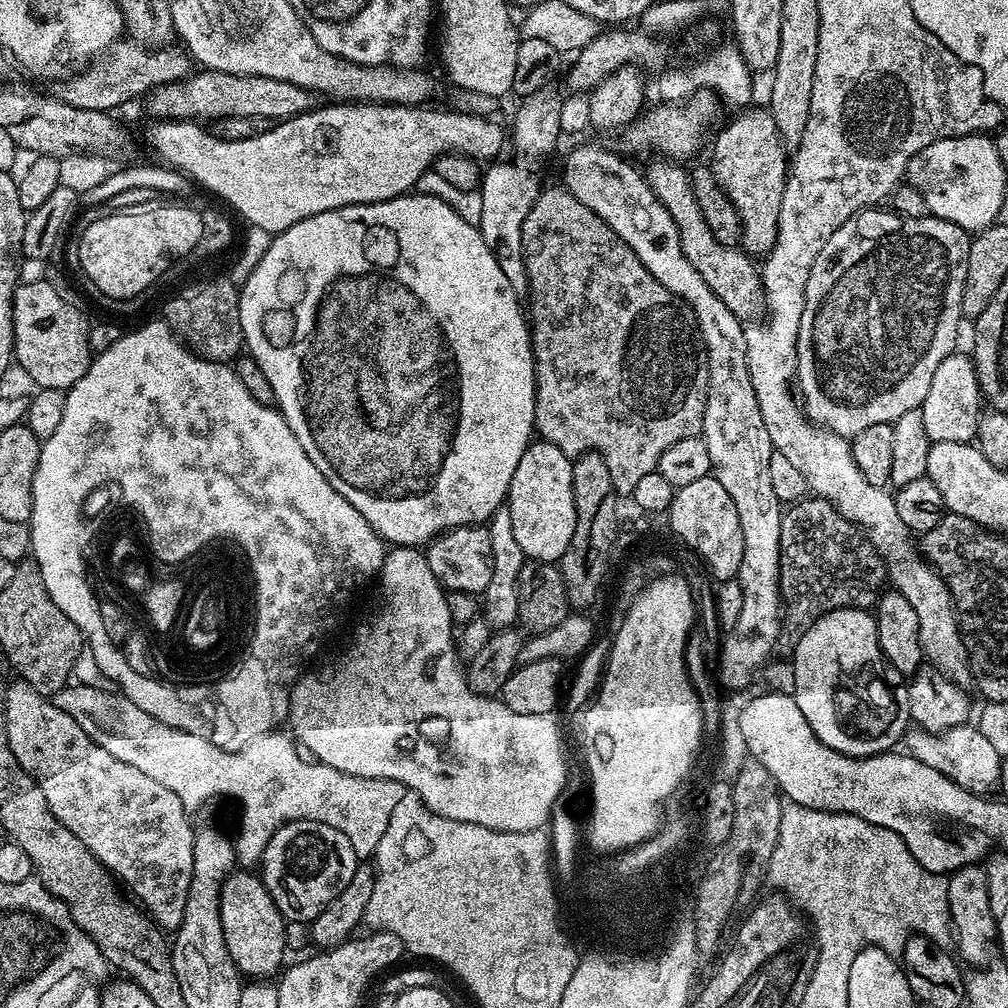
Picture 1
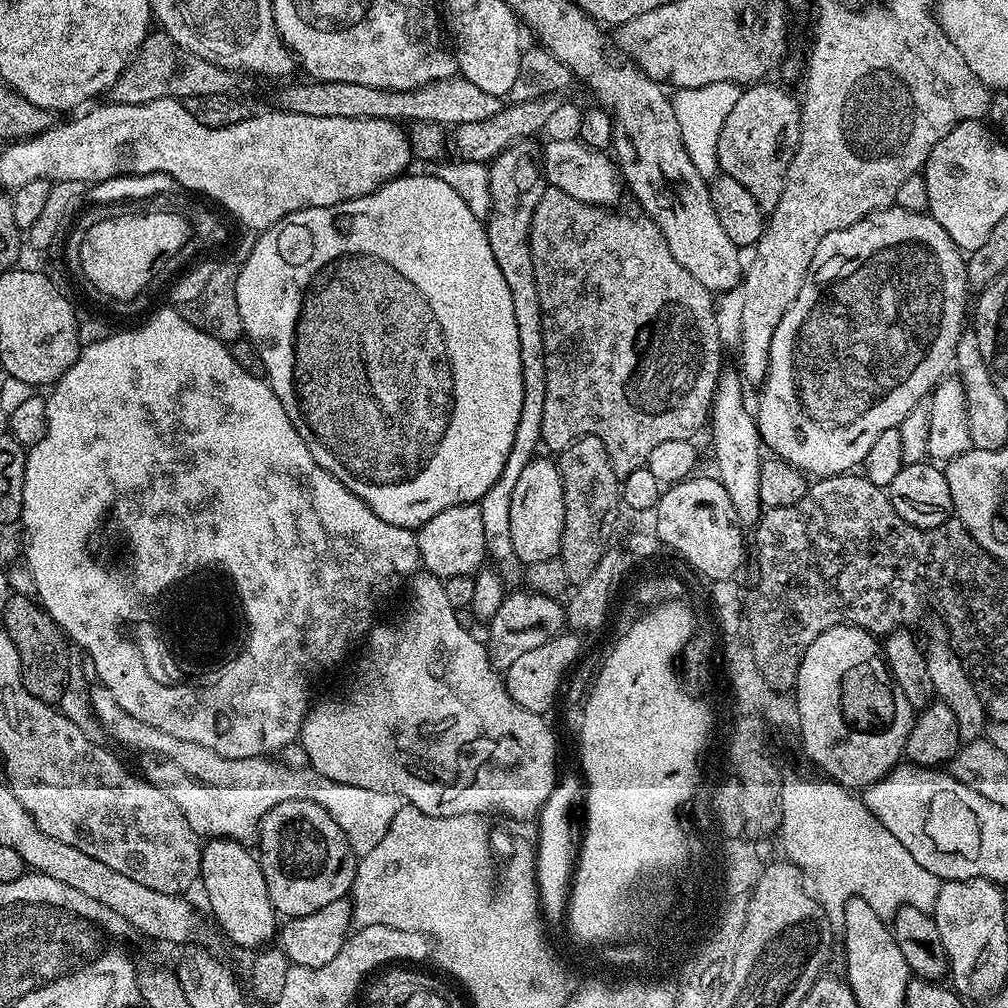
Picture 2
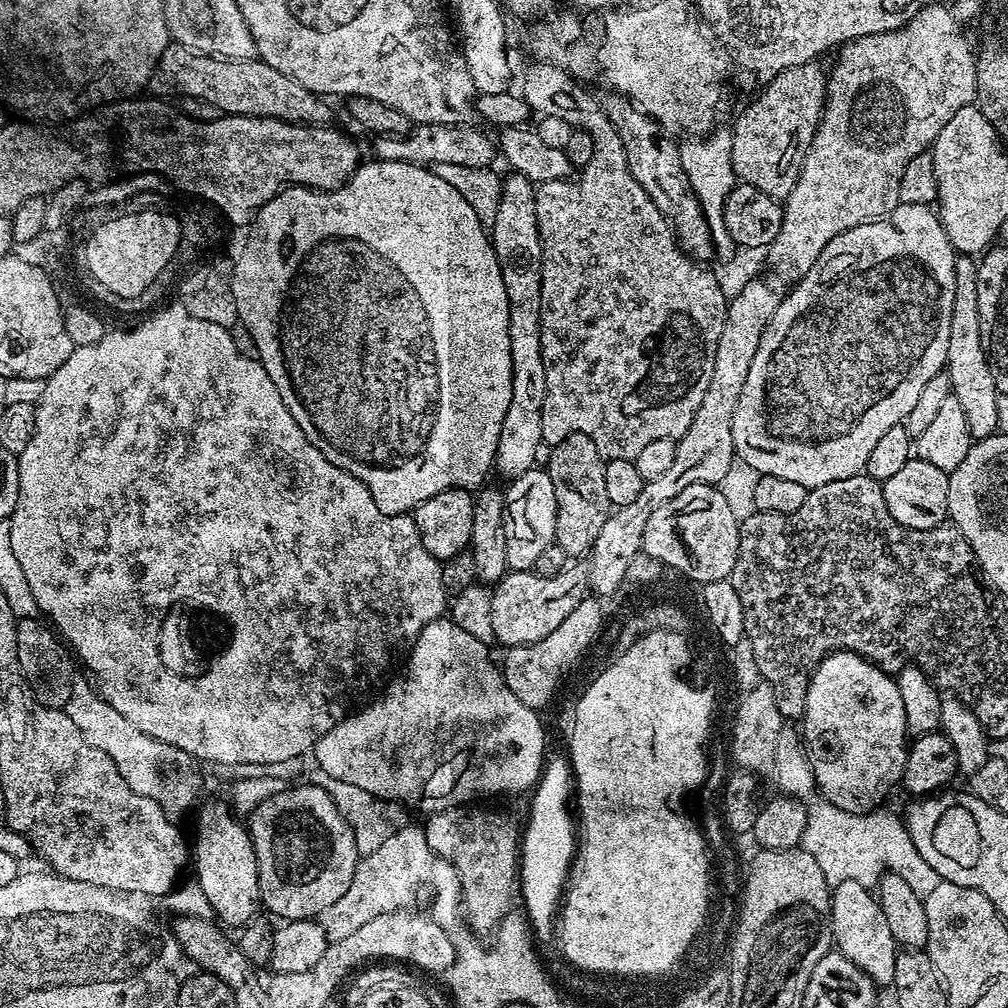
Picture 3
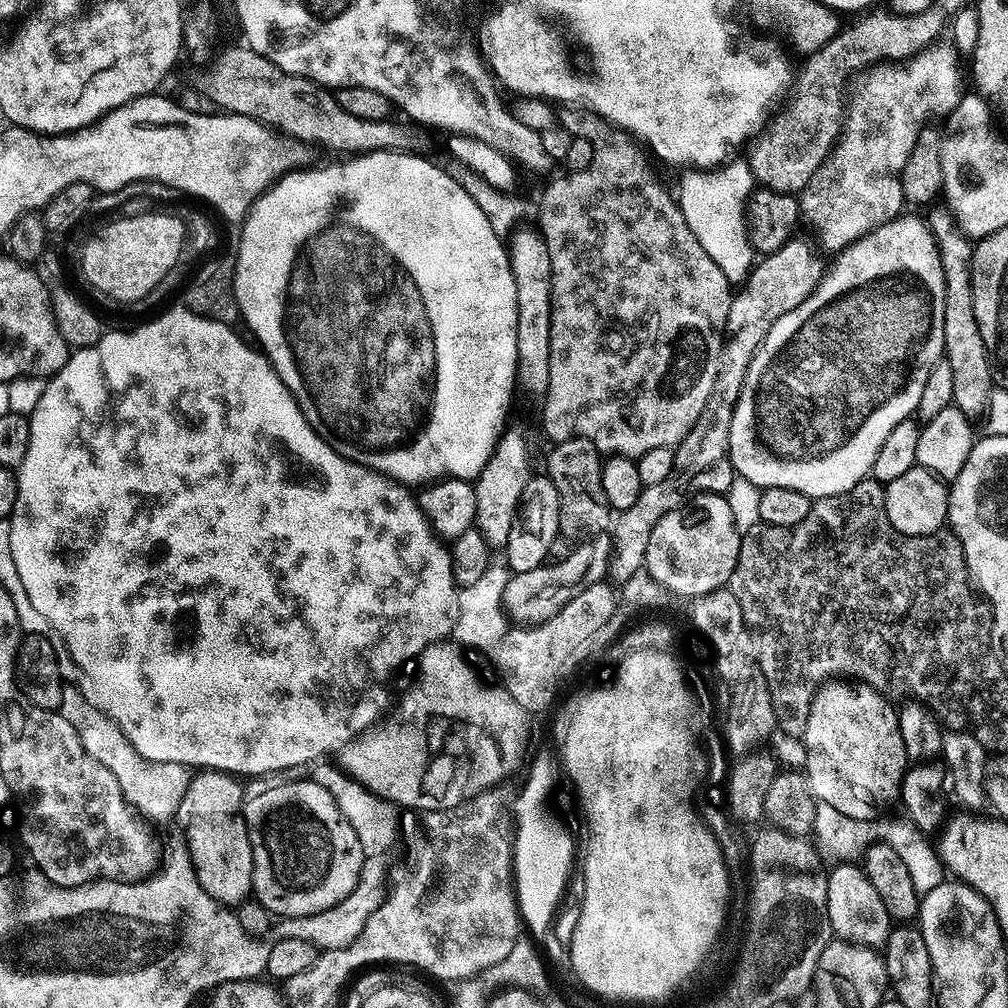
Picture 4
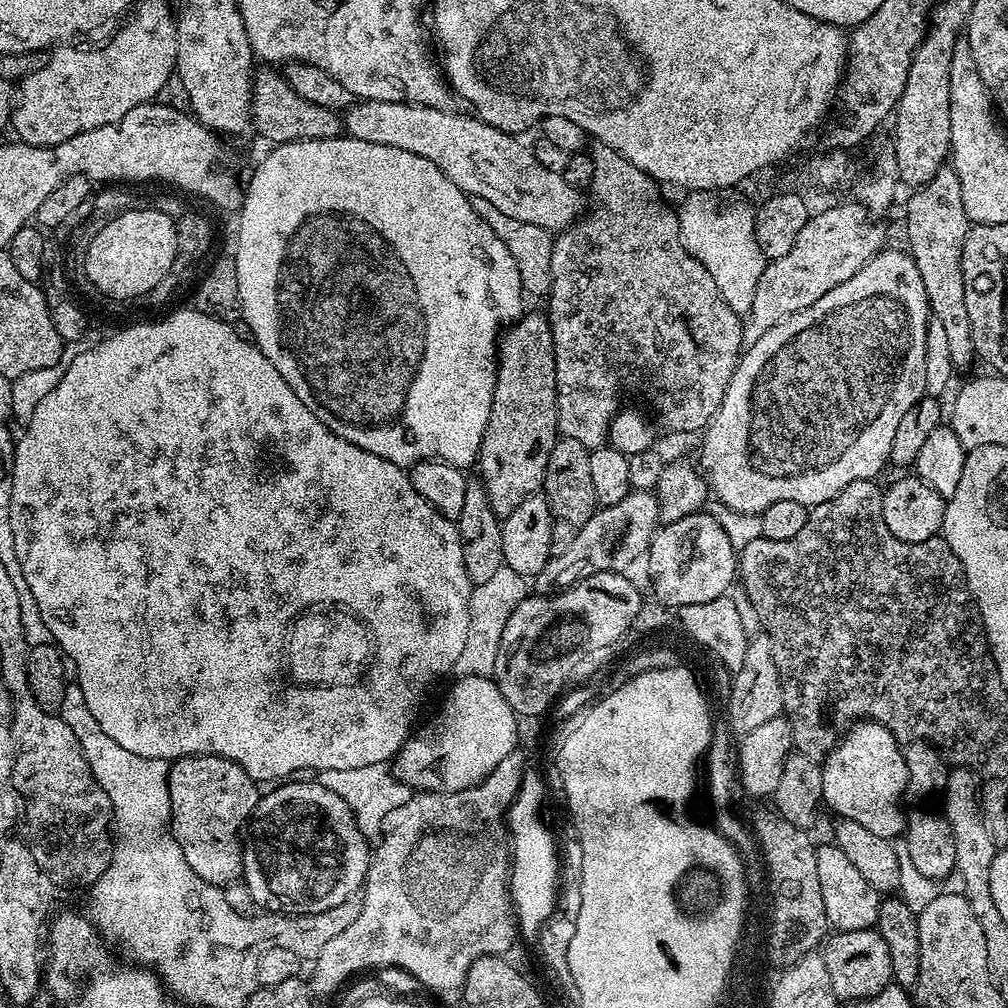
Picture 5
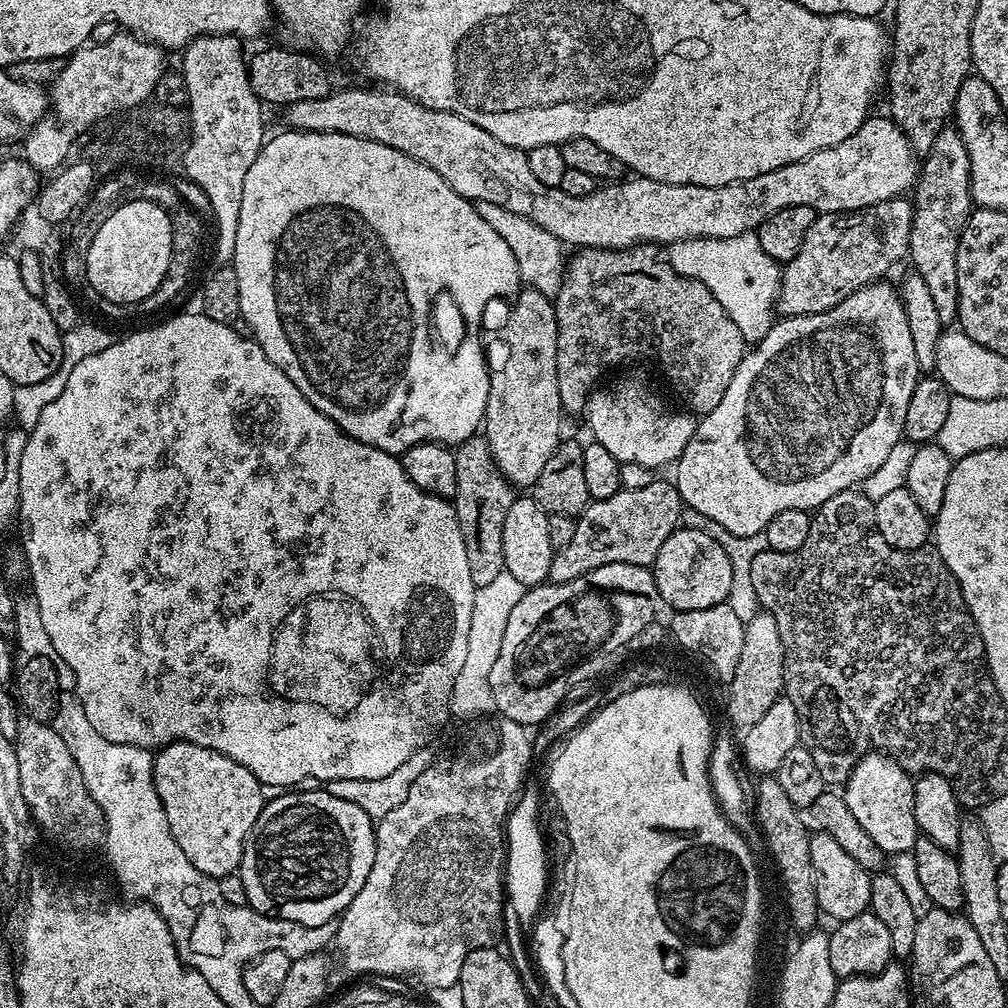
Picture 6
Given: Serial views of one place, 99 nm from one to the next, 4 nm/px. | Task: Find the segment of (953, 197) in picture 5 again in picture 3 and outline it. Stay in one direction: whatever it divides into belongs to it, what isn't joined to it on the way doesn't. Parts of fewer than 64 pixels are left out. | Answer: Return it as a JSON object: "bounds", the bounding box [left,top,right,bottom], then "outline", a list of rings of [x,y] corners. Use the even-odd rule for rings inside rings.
{"bounds":[946,254,1000,441],"outline":[[[960,254],[956,258],[954,270],[954,310],[950,310],[950,342],[946,346],[946,371],[948,381],[952,387],[952,395],[958,398],[966,417],[966,430],[970,430],[973,441],[985,440],[988,436],[997,435],[1000,423],[998,422],[998,398],[994,374],[990,370],[990,362],[986,358],[986,350],[982,346],[982,322],[978,322],[978,274],[977,261],[971,255]]]}

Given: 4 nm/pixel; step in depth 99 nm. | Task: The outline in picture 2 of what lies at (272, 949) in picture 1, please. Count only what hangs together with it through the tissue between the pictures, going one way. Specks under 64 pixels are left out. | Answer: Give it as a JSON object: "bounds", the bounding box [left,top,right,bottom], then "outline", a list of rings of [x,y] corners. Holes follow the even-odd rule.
{"bounds":[200,838,278,950],"outline":[[[212,838],[200,854],[200,876],[204,880],[204,896],[212,907],[211,919],[240,948],[259,950],[273,943],[278,932],[278,913],[266,890],[266,878],[259,859],[252,856],[237,840]]]}

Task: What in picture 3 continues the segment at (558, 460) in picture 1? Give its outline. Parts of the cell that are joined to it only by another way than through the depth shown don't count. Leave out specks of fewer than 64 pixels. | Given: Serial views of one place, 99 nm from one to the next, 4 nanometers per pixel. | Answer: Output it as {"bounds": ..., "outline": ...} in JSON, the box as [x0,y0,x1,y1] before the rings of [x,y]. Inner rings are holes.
{"bounds":[506,467,558,572],"outline":[[[543,467],[531,468],[526,474],[511,481],[506,488],[506,531],[509,535],[506,546],[506,562],[514,572],[535,569],[539,556],[556,539],[556,519],[558,518],[558,498],[554,482]]]}

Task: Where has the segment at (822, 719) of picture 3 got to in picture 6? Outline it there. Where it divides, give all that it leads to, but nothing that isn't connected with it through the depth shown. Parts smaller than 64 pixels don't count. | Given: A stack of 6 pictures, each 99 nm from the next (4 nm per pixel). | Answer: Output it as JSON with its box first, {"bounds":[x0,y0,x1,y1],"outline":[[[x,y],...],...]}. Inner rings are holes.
{"bounds":[842,751,918,854],"outline":[[[878,751],[868,752],[854,766],[854,770],[842,785],[842,795],[846,806],[854,813],[854,818],[862,825],[862,830],[874,838],[874,843],[886,854],[911,852],[918,839],[918,829],[914,818],[914,780],[899,760]]]}

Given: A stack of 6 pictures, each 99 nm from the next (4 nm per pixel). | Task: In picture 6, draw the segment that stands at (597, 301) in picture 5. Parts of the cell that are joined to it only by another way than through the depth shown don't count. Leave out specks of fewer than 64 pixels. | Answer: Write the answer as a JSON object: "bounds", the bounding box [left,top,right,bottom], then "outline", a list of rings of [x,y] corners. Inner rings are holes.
{"bounds":[554,244,746,413],"outline":[[[636,244],[633,248],[615,250],[581,248],[575,255],[573,260],[571,257],[567,261],[562,290],[558,290],[554,297],[558,322],[556,369],[561,409],[565,413],[583,413],[589,396],[611,368],[620,368],[635,360],[649,360],[660,367],[669,386],[689,404],[687,407],[693,413],[712,412],[714,406],[722,402],[722,394],[726,394],[726,386],[730,386],[730,378],[734,378],[734,370],[738,370],[746,351],[742,330],[738,330],[738,326],[734,326],[734,318],[722,310],[722,302],[718,302],[718,298],[714,298],[700,280],[691,280],[673,270],[655,244]]]}

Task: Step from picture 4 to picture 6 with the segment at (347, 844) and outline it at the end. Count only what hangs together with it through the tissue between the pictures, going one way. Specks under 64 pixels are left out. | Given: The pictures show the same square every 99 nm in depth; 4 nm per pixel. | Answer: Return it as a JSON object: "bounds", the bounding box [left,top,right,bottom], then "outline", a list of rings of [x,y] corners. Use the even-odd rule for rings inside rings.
{"bounds":[239,790,376,926],"outline":[[[288,790],[265,803],[262,814],[254,822],[252,831],[248,834],[248,843],[244,845],[244,857],[239,866],[239,874],[242,878],[242,886],[246,886],[247,907],[261,912],[263,916],[277,916],[279,920],[298,922],[302,926],[322,926],[331,924],[354,902],[354,894],[362,890],[366,878],[370,878],[370,866],[374,866],[374,854],[376,853],[376,824],[367,816],[365,810],[352,802],[346,802],[343,798],[336,798],[334,795],[319,790],[319,792],[300,792],[304,790]]]}

